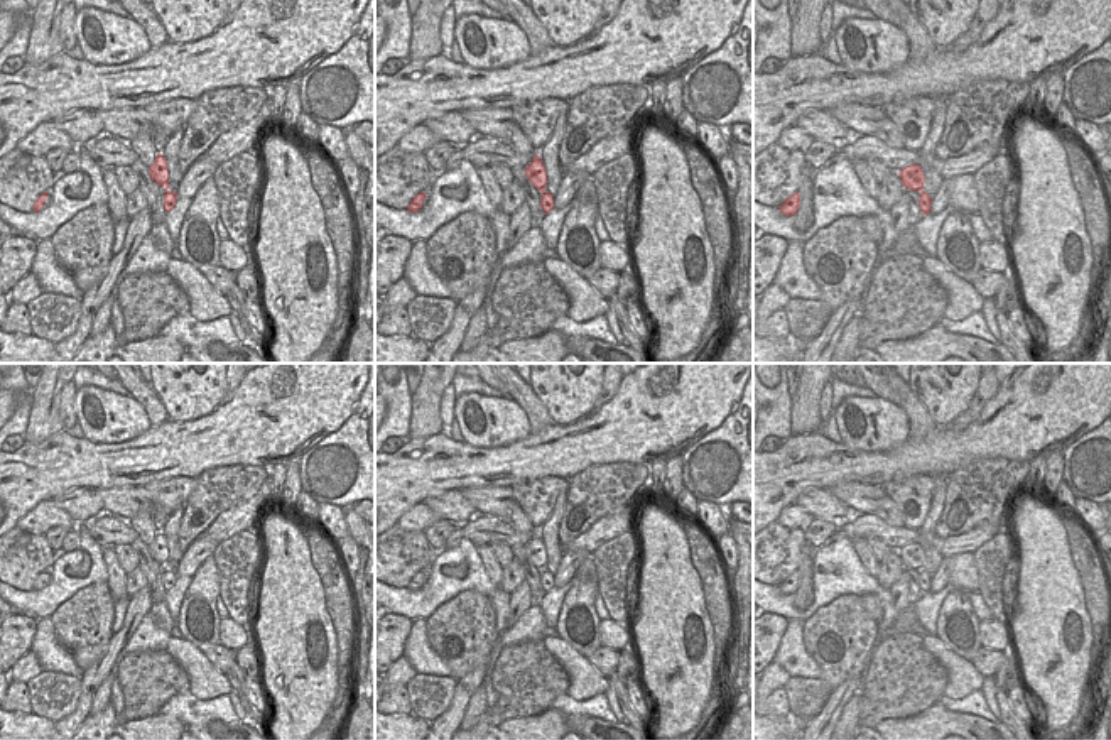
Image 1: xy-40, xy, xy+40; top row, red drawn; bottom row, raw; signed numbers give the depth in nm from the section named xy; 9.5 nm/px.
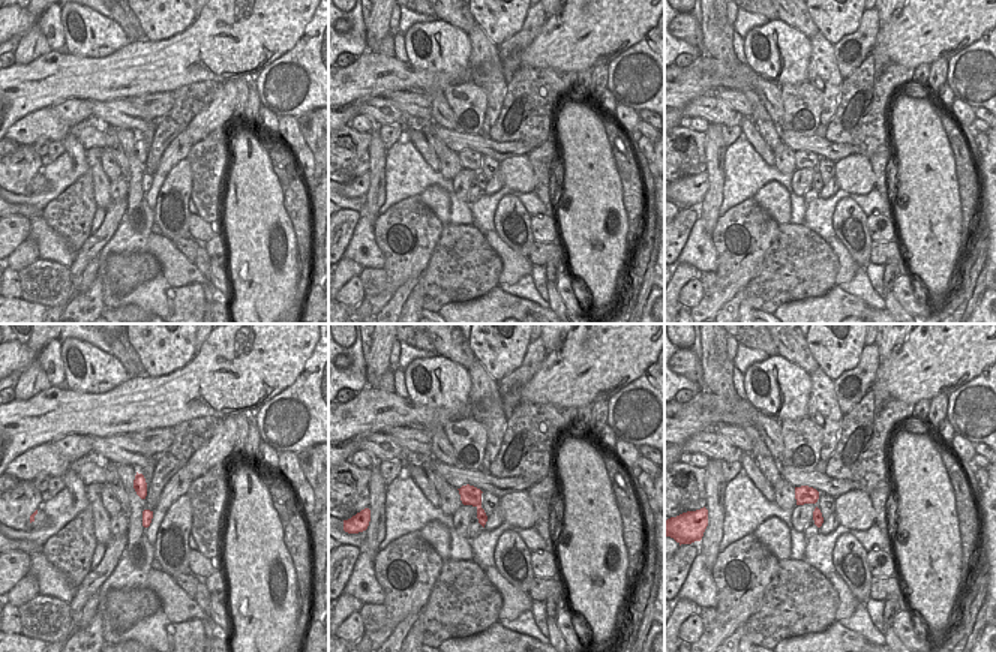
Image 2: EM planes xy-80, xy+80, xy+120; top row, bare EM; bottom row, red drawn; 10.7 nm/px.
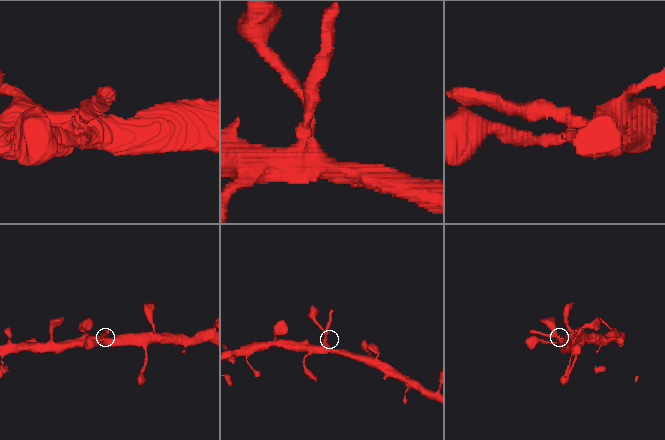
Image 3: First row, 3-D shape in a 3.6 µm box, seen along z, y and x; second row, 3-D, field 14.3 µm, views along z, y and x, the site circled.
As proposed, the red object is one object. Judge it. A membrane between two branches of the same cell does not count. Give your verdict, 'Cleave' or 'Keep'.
Keep

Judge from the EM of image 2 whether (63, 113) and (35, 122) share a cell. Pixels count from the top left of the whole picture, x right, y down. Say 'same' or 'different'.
different

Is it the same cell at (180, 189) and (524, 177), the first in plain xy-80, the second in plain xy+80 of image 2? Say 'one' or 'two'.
two

